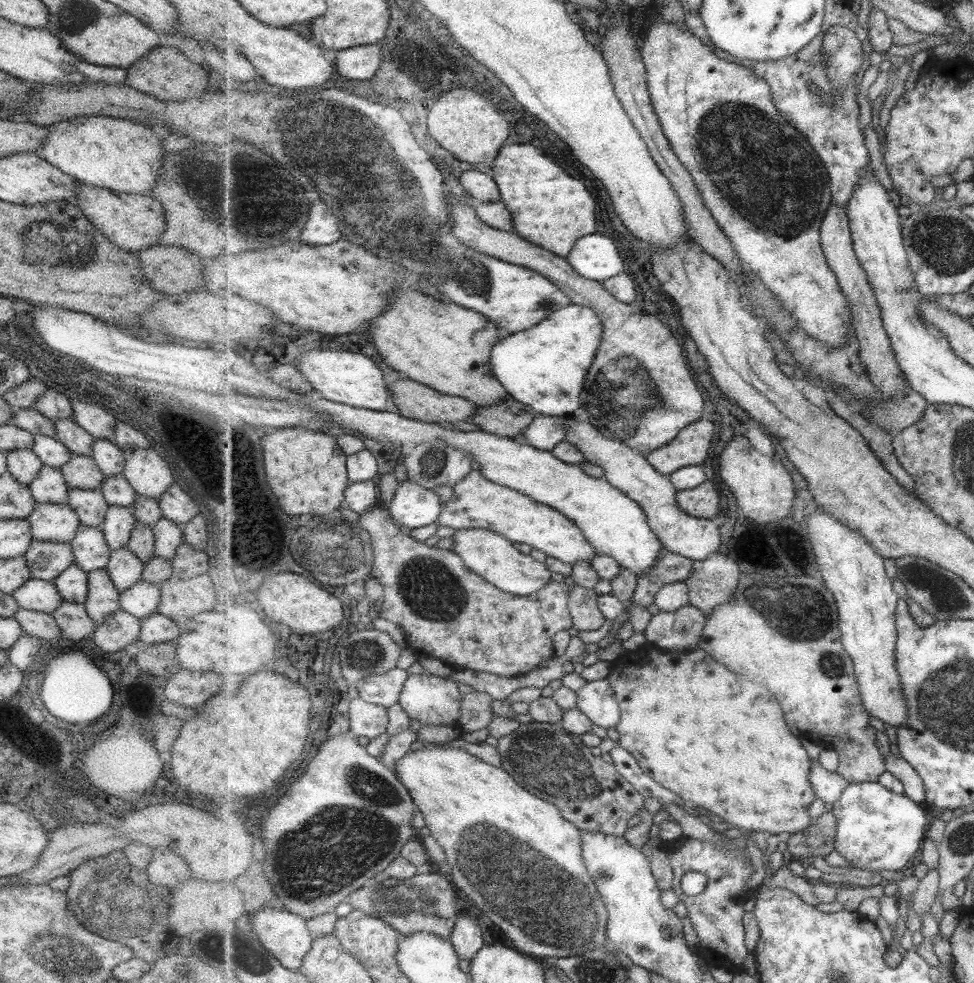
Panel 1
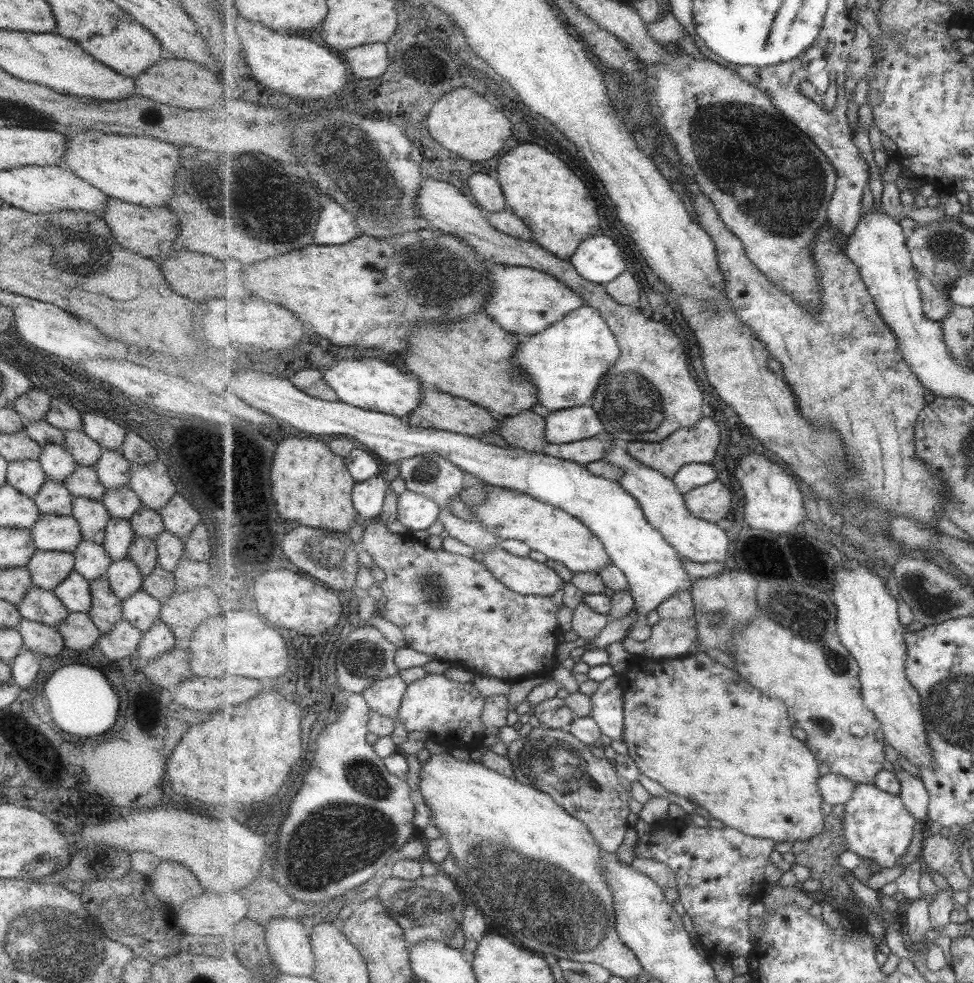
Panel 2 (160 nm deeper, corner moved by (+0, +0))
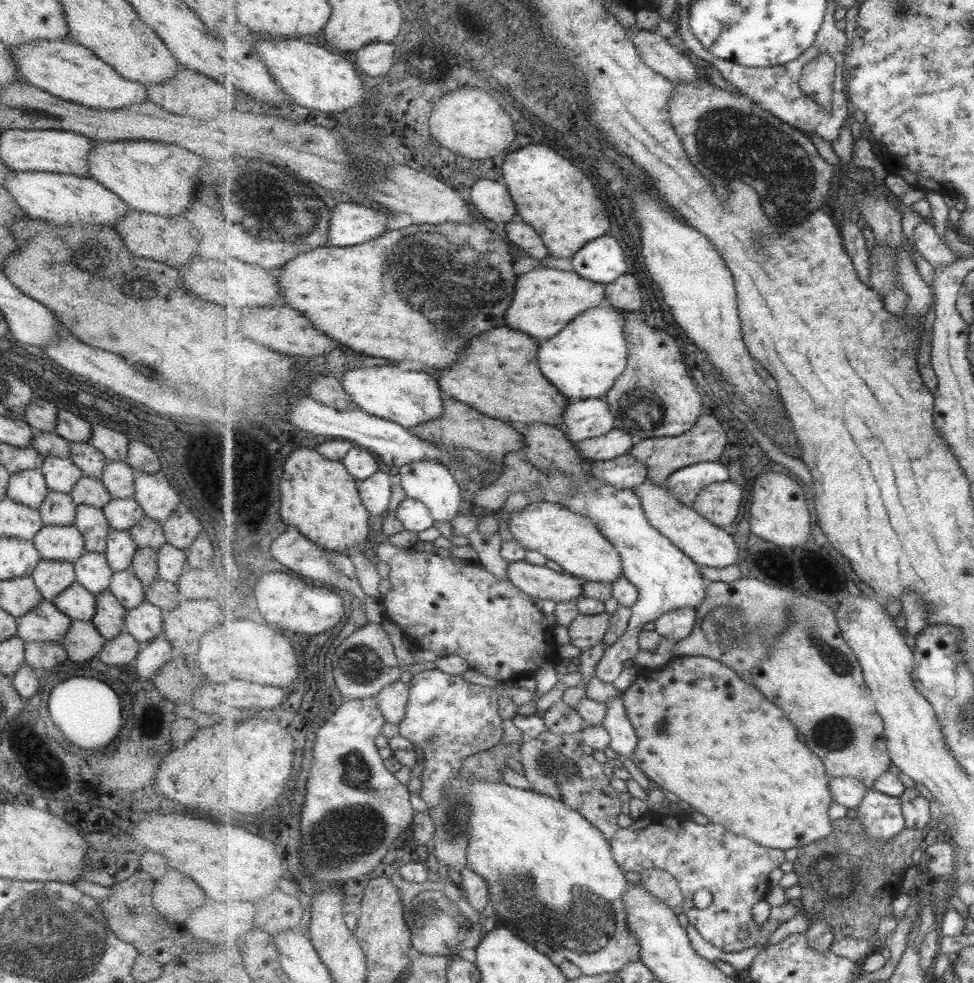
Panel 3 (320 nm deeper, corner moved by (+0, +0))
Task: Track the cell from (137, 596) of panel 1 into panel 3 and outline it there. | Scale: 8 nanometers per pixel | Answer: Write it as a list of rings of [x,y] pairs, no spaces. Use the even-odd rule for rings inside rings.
[[[143,600],[136,608],[127,611],[123,630],[131,634],[141,646],[145,646],[151,639],[161,636],[163,613],[158,607]]]

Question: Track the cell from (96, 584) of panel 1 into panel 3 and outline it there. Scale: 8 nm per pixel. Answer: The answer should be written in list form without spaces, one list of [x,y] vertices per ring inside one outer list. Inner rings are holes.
[[[109,590],[99,593],[95,597],[95,604],[95,613],[91,618],[93,626],[106,642],[115,639],[124,628],[127,610],[119,605]]]

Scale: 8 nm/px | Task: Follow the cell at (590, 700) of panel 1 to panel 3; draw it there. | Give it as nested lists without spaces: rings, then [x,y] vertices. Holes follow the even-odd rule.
[[[620,695],[607,704],[609,710],[603,726],[611,736],[610,747],[615,753],[632,759],[639,747],[639,736],[629,718],[624,699]]]

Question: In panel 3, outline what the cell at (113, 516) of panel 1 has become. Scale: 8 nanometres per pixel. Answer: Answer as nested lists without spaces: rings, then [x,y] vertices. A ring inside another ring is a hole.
[[[111,529],[107,535],[106,549],[103,553],[112,573],[128,569],[137,549],[129,531]]]

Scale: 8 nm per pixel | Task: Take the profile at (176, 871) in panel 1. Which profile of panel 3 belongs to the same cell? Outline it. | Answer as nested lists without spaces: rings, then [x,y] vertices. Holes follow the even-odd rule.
[[[171,867],[153,882],[152,905],[170,923],[181,925],[194,908],[207,902],[205,898],[191,878]]]

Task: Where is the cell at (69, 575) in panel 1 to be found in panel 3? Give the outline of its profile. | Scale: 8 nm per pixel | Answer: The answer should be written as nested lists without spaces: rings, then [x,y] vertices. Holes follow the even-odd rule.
[[[73,582],[71,587],[55,596],[52,602],[57,611],[71,621],[91,621],[95,613],[95,596],[77,582]]]

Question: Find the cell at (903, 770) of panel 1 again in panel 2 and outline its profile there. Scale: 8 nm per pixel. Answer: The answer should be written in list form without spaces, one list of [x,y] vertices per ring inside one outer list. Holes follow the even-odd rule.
[[[897,770],[896,773],[902,784],[900,796],[904,804],[913,813],[919,824],[924,825],[928,823],[931,796],[924,781],[921,778],[917,779],[904,770]]]

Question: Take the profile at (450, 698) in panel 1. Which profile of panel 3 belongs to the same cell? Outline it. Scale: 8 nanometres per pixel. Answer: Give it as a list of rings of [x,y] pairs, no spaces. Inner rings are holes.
[[[438,669],[425,670],[412,676],[407,714],[405,720],[399,724],[400,736],[407,738],[413,747],[424,753],[424,768],[420,776],[423,783],[419,795],[426,802],[428,810],[440,804],[446,786],[460,774],[466,758],[489,750],[503,740],[505,725],[503,716],[499,714],[499,695],[501,693],[499,689],[472,684],[462,675],[455,676]]]

